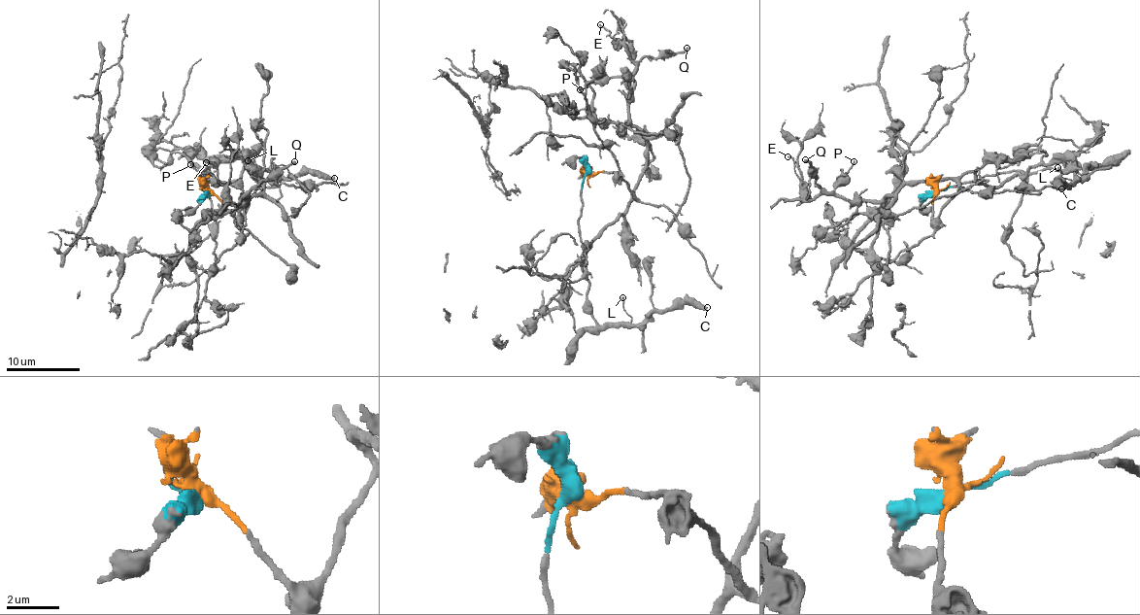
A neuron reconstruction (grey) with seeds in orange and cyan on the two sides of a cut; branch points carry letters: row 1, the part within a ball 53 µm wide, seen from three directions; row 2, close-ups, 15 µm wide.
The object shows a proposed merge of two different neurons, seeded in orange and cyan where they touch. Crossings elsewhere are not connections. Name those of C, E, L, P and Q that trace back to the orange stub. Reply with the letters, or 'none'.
E, P, Q

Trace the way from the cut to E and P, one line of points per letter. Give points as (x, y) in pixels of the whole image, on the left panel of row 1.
E: (207, 192), (240, 216), (258, 187), (253, 177), (263, 180), (261, 189), (236, 204), (206, 161)
P: (207, 192), (242, 216), (258, 187), (253, 177), (263, 180), (244, 202), (240, 188), (212, 183), (190, 164)

